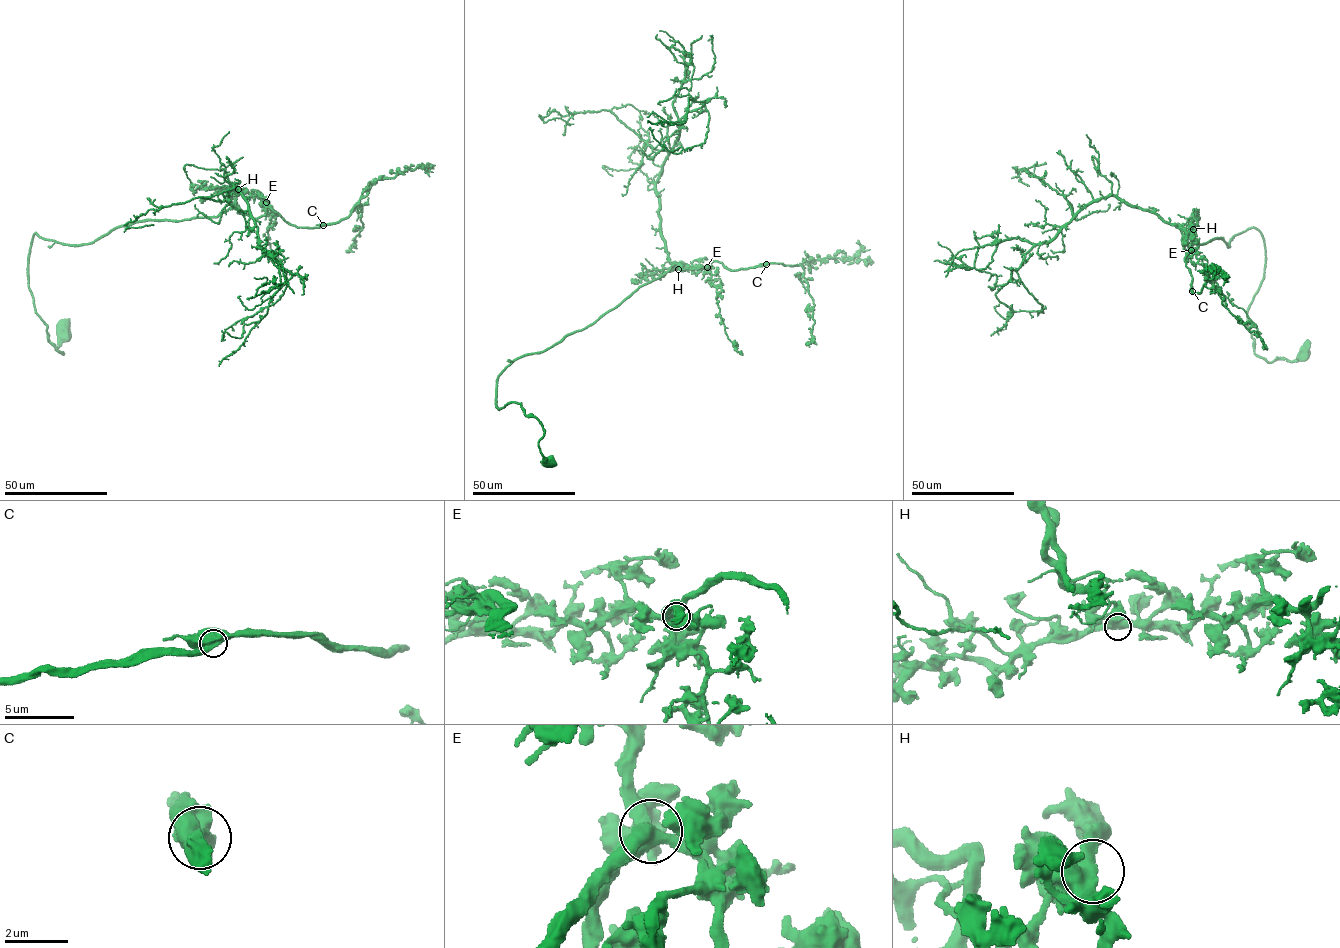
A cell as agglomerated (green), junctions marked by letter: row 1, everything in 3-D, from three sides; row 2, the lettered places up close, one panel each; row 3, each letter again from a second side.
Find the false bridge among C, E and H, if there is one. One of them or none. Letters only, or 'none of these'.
none of these

